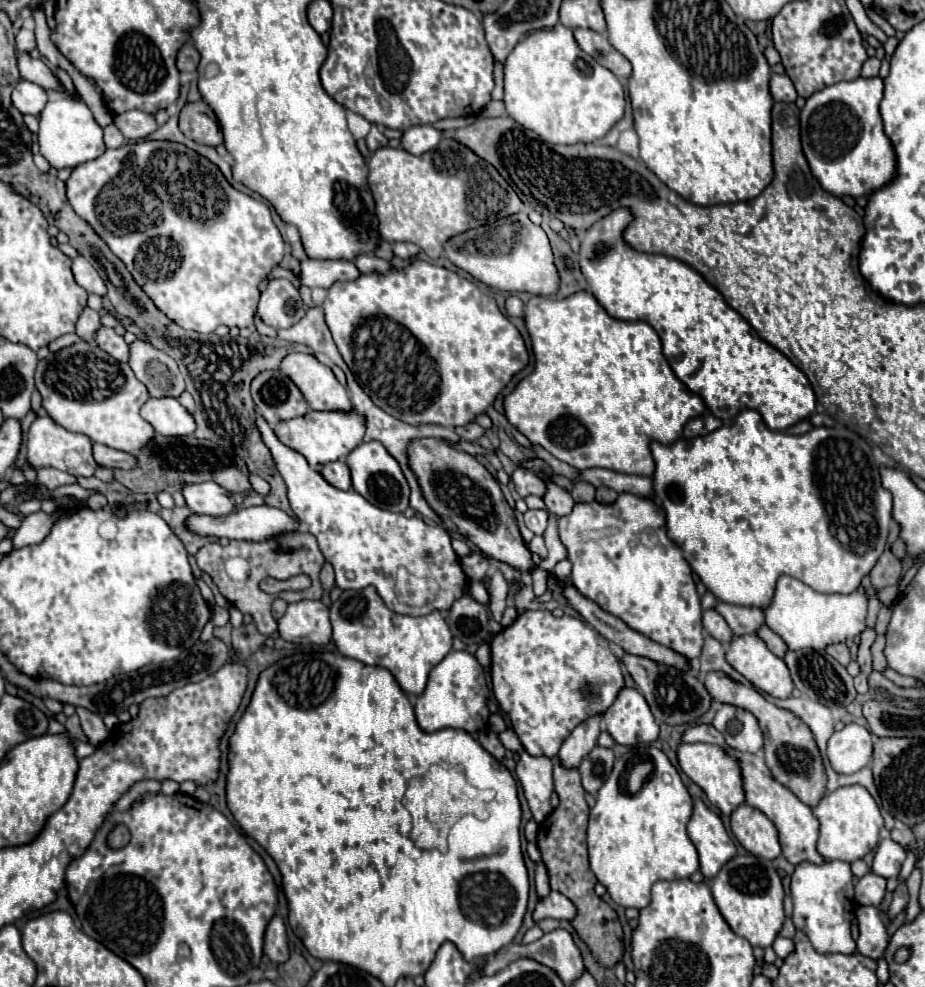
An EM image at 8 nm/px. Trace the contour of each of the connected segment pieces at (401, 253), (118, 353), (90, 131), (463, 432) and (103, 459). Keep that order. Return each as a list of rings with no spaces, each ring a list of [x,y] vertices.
[[[396,242],[394,244],[394,256],[398,256],[398,258],[410,260],[410,258],[416,258],[418,252],[420,252],[420,248],[416,244],[410,244],[410,242]]]
[[[100,328],[96,334],[94,334],[94,340],[96,344],[108,352],[112,358],[116,358],[118,362],[128,362],[128,346],[124,346],[124,342],[118,340],[118,336],[110,336],[106,334],[106,328]]]
[[[62,96],[50,98],[48,104],[44,106],[40,114],[38,144],[40,144],[40,154],[56,170],[74,168],[78,164],[98,158],[106,150],[104,140],[102,140],[102,128],[96,124],[90,108],[80,100],[70,100]]]
[[[470,422],[468,426],[458,426],[456,430],[454,430],[462,440],[468,440],[468,442],[476,442],[482,434],[484,434],[484,428],[482,426],[478,426],[476,422]]]
[[[92,444],[92,456],[96,458],[100,466],[108,466],[108,468],[126,468],[128,470],[136,464],[136,460],[130,454],[118,452],[104,444]]]

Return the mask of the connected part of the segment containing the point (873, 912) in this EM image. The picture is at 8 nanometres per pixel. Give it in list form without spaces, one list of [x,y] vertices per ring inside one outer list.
[[[860,906],[856,912],[856,918],[858,918],[858,930],[860,930],[860,936],[856,942],[858,952],[862,956],[878,960],[888,946],[888,932],[886,932],[884,920],[882,920],[878,908]]]

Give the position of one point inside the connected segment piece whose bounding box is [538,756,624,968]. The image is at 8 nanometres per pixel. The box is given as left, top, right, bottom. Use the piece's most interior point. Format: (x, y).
(562, 836)

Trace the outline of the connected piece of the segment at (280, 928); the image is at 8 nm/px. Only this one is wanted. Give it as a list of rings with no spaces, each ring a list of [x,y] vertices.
[[[274,916],[272,922],[266,928],[264,936],[264,954],[270,958],[274,964],[284,964],[290,958],[288,952],[288,938],[286,938],[286,928],[280,916]]]

